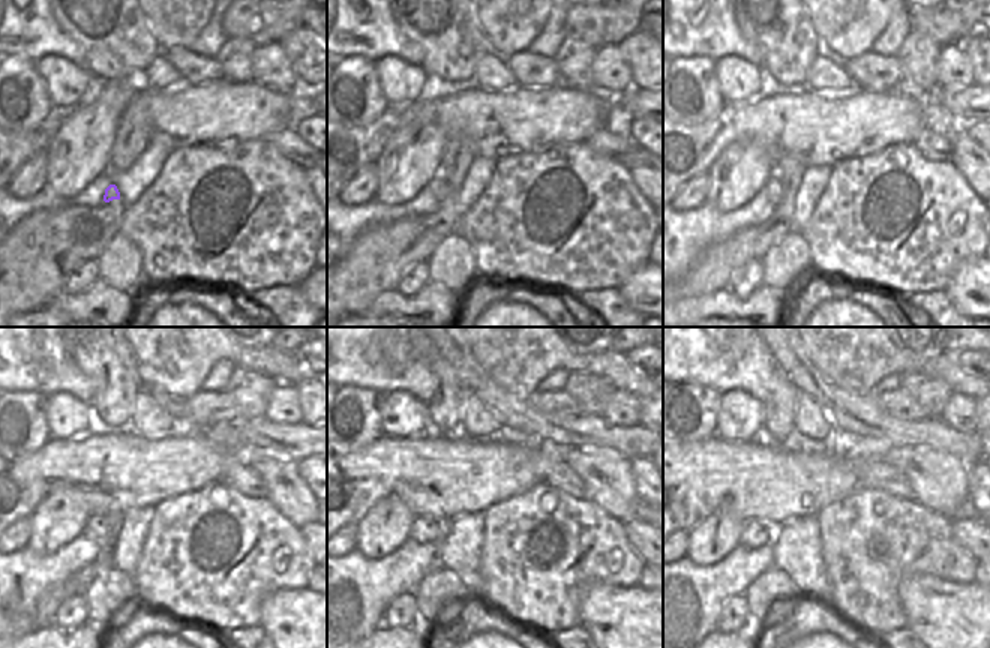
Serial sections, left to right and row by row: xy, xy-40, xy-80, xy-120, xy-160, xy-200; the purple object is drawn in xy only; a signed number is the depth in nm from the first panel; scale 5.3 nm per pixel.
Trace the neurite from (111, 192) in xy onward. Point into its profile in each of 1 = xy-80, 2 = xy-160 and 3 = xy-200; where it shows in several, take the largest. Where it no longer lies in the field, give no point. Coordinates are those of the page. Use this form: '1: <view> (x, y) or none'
1: xy-80 (773, 188)
2: xy-160 (426, 528)
3: xy-200 (759, 531)

